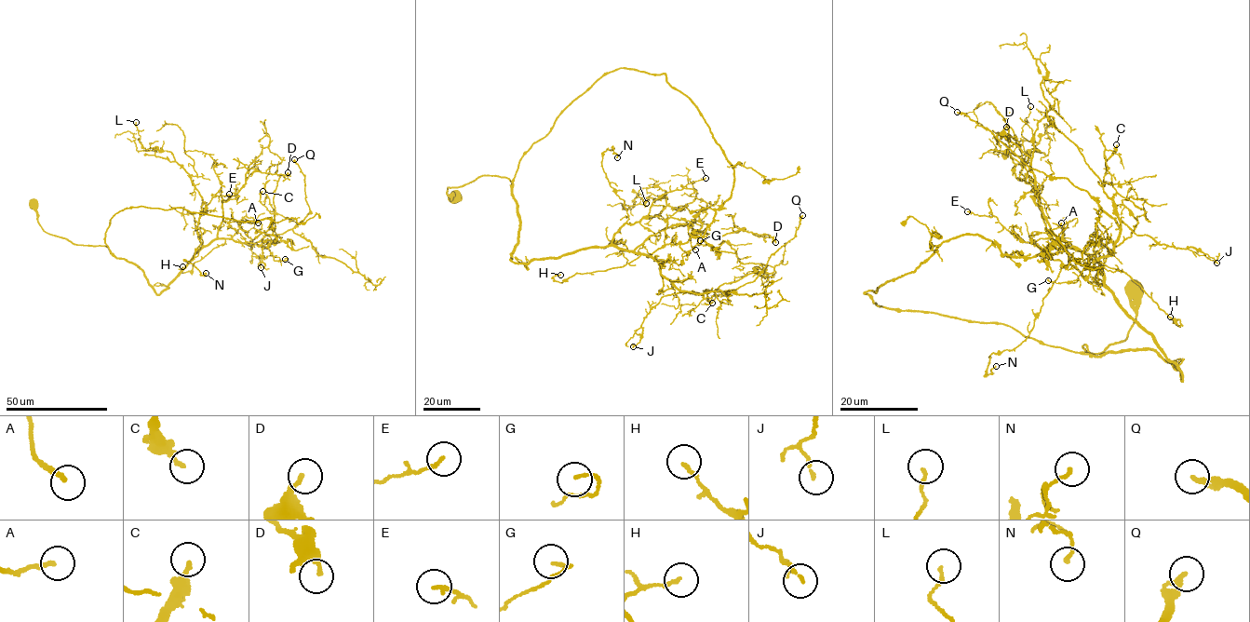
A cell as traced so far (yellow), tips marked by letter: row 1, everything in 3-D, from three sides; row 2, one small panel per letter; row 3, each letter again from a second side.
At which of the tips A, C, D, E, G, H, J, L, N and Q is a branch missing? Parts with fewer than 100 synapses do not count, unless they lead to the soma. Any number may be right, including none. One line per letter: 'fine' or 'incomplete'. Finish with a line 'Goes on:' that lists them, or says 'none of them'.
A: fine
C: fine
D: fine
E: fine
G: fine
H: fine
J: fine
L: fine
N: fine
Q: fine
Goes on: none of them

